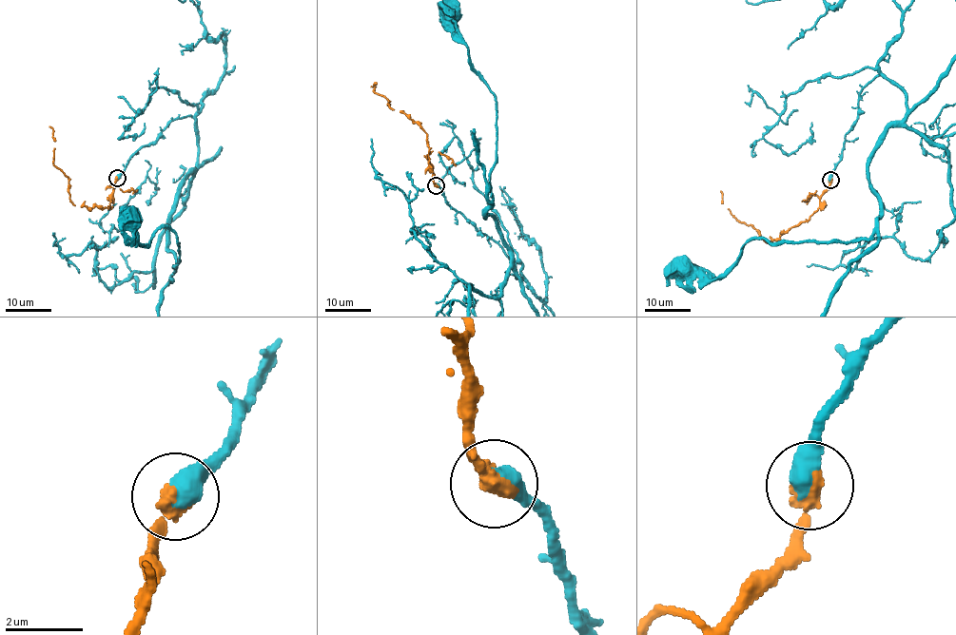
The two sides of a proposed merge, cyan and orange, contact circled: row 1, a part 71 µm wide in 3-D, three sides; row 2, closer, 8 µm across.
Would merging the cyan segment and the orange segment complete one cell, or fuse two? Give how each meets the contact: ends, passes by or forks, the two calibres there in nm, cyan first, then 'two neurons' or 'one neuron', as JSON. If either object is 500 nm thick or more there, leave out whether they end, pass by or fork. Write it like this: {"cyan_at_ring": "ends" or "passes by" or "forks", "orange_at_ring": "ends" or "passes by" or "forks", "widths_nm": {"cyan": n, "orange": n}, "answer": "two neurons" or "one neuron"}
{"widths_nm": {"cyan": 600, "orange": 550}, "answer": "one neuron"}

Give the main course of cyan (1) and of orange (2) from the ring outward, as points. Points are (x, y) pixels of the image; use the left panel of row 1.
1: (117, 178), (167, 125), (194, 120), (197, 166), (167, 228), (175, 270), (174, 232), (139, 242), (131, 218)
2: (117, 178), (111, 192), (110, 208), (75, 204), (70, 199), (68, 179), (53, 163), (54, 141), (49, 125)

